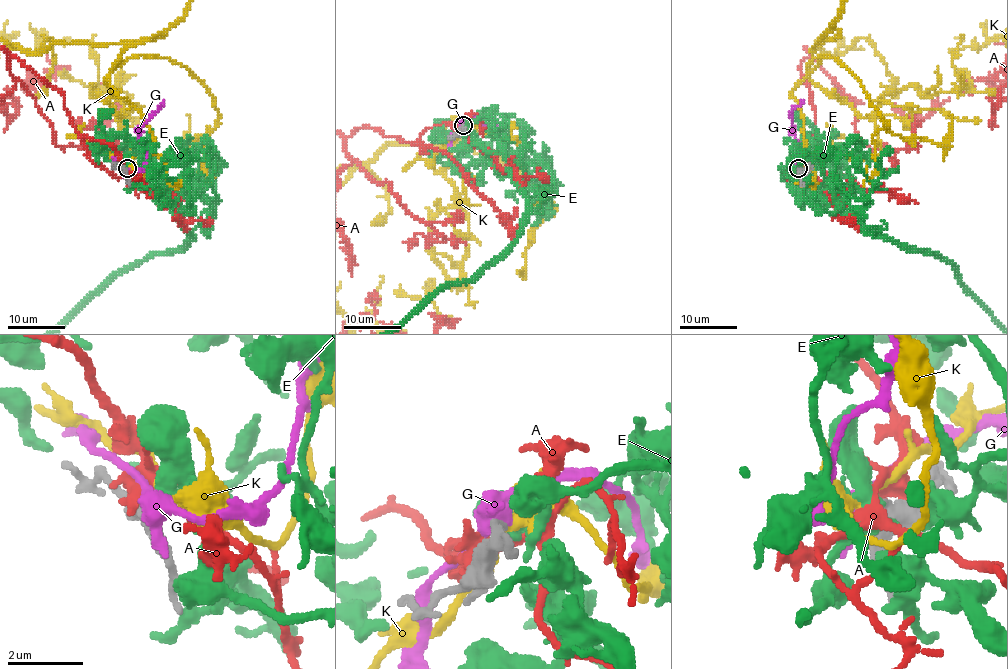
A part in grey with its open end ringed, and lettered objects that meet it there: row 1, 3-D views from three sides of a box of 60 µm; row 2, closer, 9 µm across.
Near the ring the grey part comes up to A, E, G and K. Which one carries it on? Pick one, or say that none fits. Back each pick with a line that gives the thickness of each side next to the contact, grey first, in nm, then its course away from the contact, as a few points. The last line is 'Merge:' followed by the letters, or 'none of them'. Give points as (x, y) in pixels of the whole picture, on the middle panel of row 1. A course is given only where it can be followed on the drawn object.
E: Thickness 200 nm (grey) against 360 nm
Merge: E

